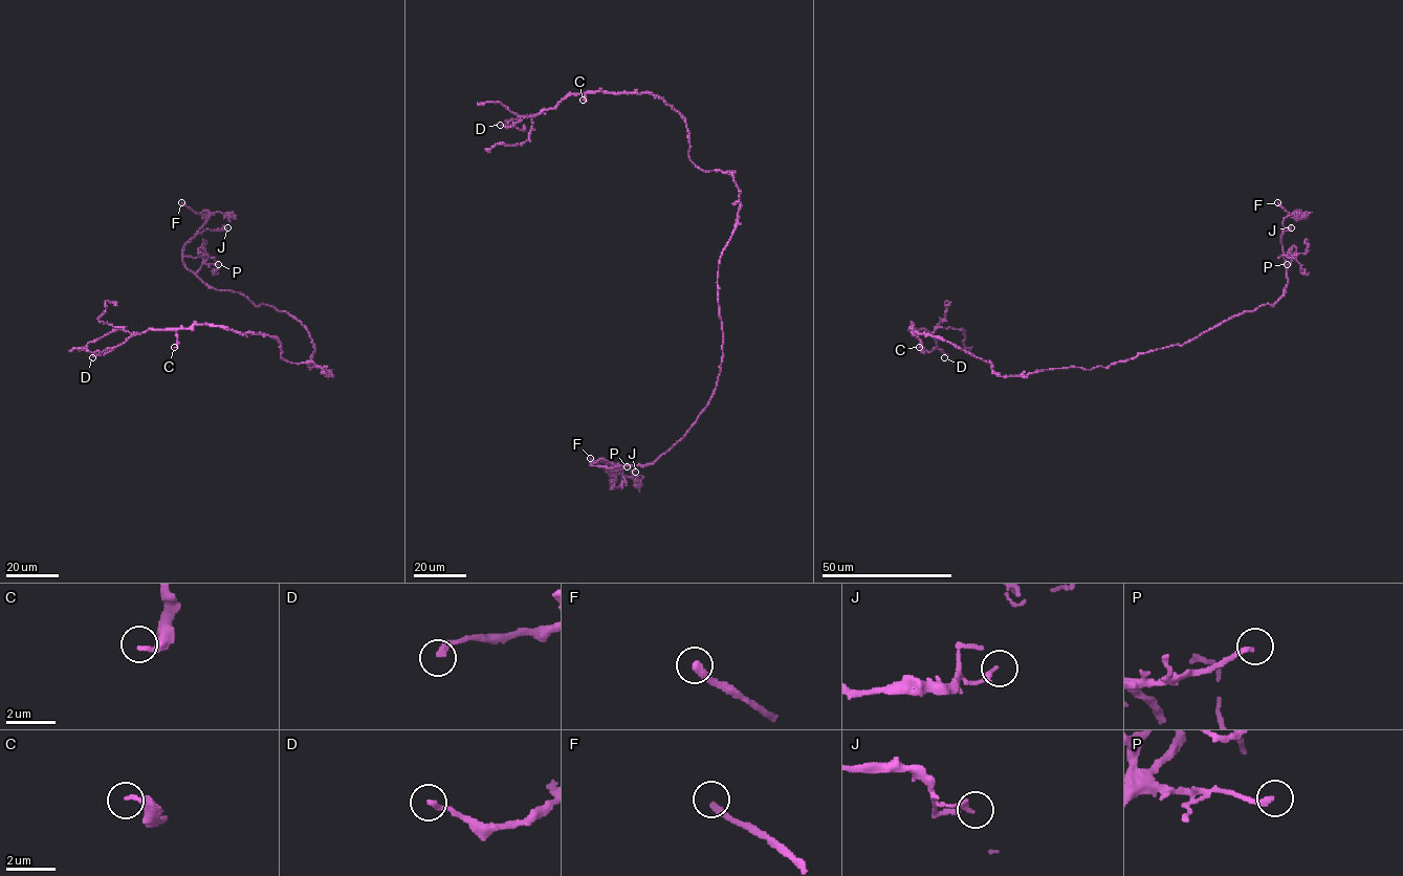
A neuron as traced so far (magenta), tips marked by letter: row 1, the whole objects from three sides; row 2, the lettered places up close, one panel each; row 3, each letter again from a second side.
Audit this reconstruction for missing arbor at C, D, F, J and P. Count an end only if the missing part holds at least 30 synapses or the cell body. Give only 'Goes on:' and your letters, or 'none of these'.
Goes on: D, F

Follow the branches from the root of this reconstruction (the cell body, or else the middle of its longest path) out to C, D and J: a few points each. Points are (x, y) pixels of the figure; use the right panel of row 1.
C: (1070, 367), (1024, 375), (996, 375), (990, 363), (938, 337), (914, 333), (912, 324), (921, 343), (919, 347)
D: (1070, 367), (996, 375), (990, 363), (938, 337), (914, 333), (912, 324), (935, 337), (944, 357)
J: (1070, 367), (1109, 367), (1182, 345), (1233, 316), (1272, 306), (1286, 292), (1281, 234), (1291, 227)

